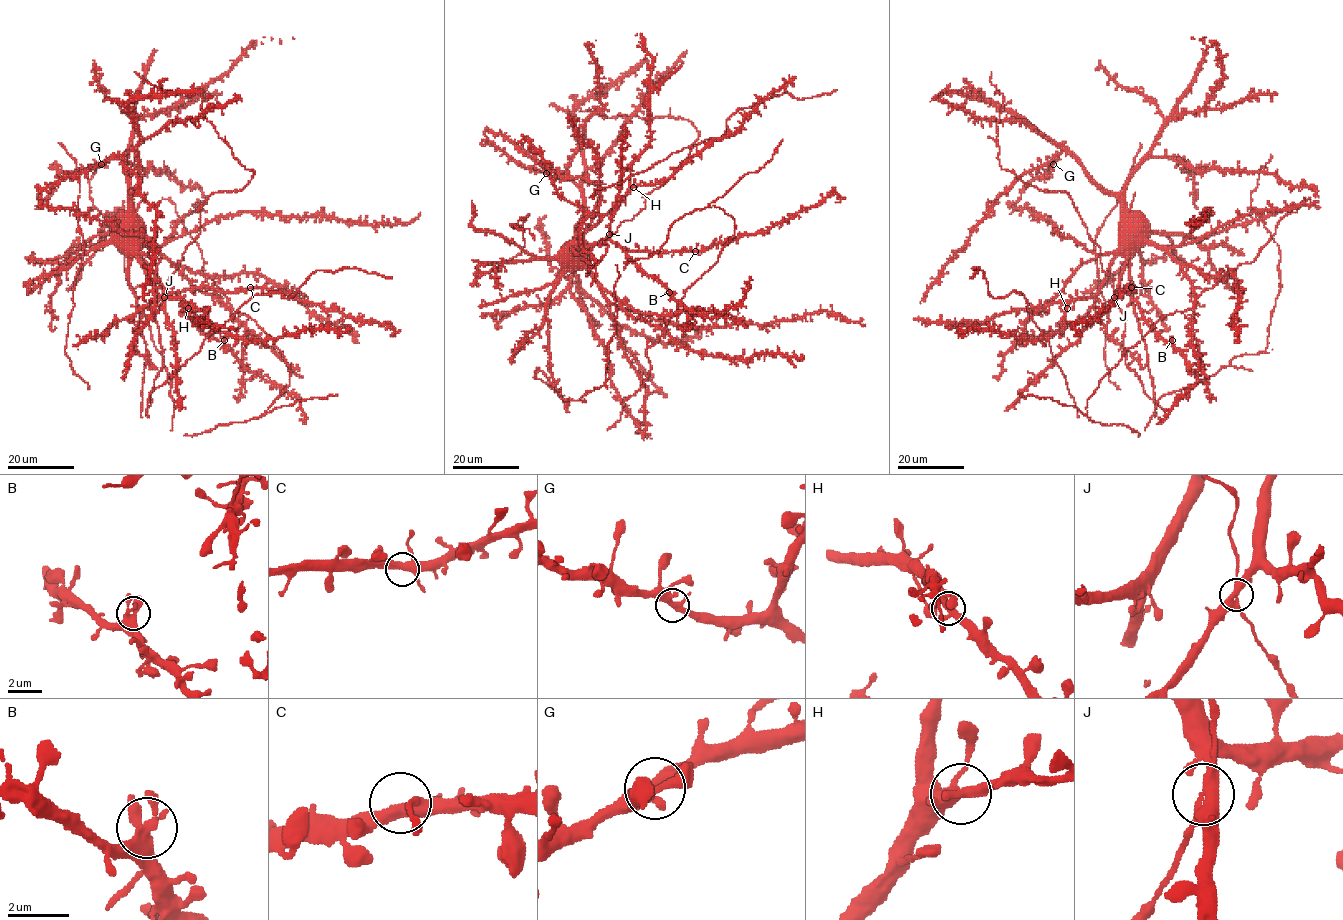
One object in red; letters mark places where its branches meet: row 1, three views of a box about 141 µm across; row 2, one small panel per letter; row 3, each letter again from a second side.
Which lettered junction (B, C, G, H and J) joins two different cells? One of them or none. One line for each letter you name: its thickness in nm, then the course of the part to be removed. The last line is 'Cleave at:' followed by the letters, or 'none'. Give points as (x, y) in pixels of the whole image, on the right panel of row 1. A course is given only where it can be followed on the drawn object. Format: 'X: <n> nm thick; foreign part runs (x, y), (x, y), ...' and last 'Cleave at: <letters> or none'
Cleave at: none

